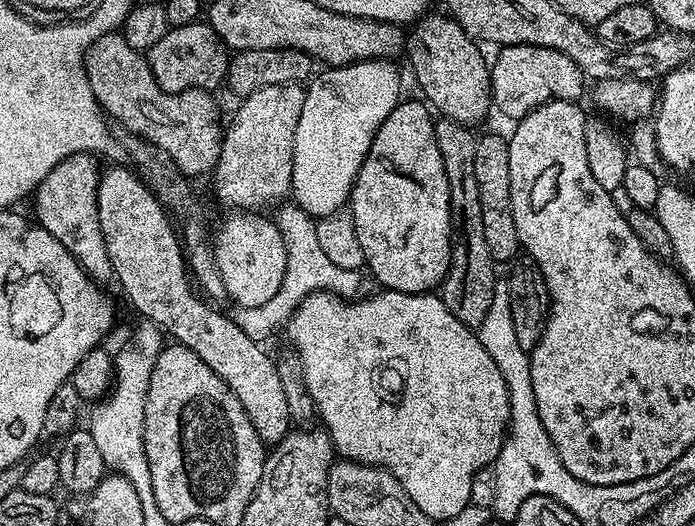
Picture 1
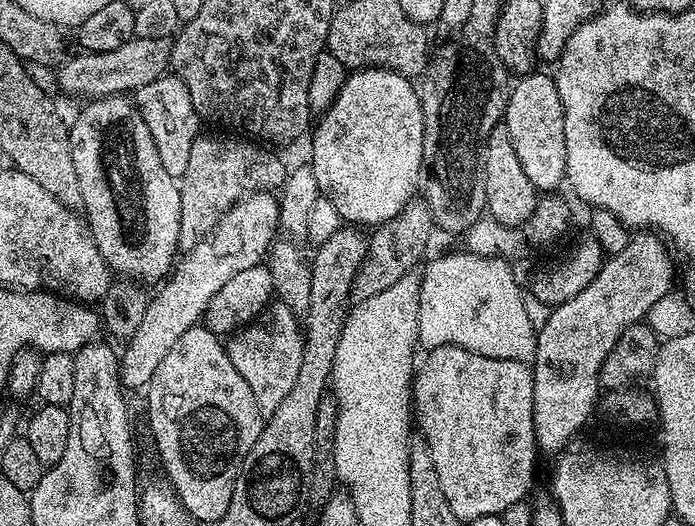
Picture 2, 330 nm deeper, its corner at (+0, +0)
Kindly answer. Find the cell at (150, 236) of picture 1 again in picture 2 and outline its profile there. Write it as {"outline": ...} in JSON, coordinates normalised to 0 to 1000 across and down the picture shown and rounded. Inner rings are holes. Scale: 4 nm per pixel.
{"outline":[[[183,181],[145,183],[122,198],[127,200],[111,217],[109,230],[102,230],[98,268],[112,331],[112,361],[118,361],[118,403],[127,439],[163,519],[174,517],[174,527],[223,542],[246,519],[256,494],[262,384],[255,337],[239,331],[233,300],[227,300],[227,278],[216,262],[216,240],[210,240],[200,205]]]}

